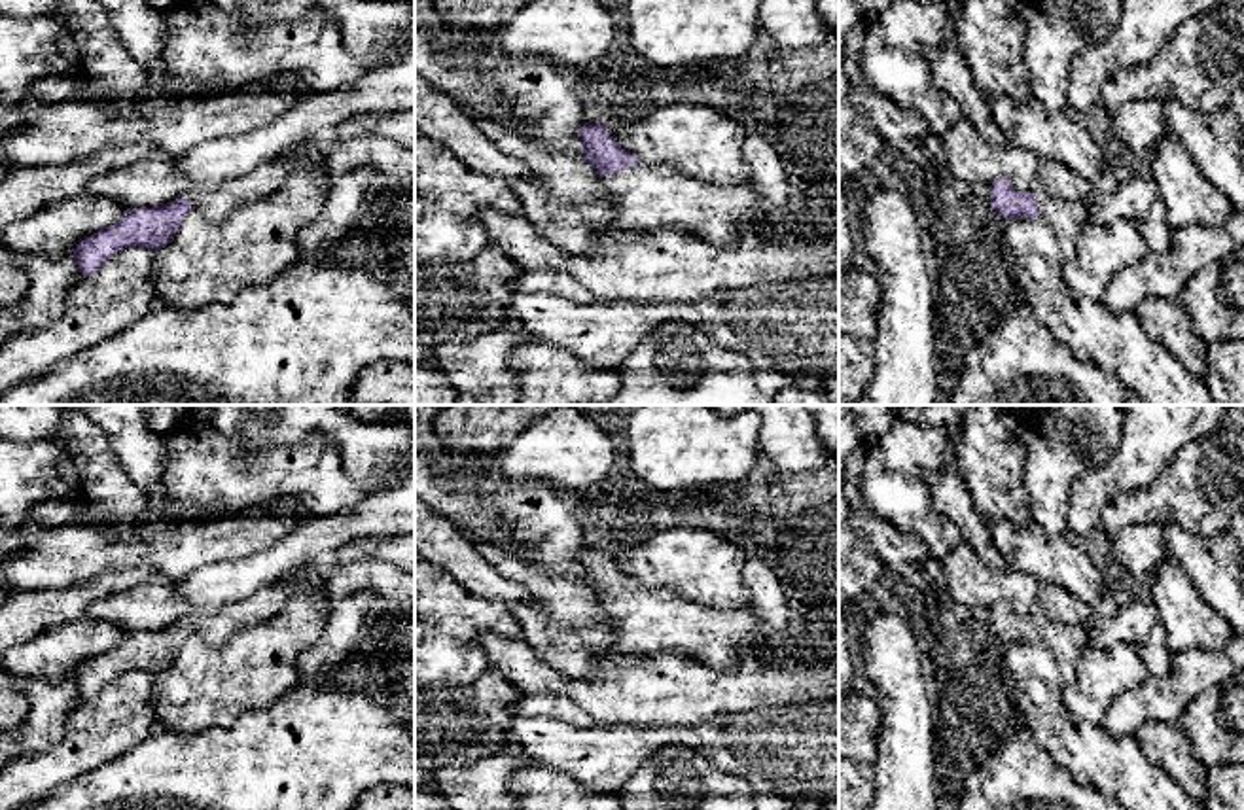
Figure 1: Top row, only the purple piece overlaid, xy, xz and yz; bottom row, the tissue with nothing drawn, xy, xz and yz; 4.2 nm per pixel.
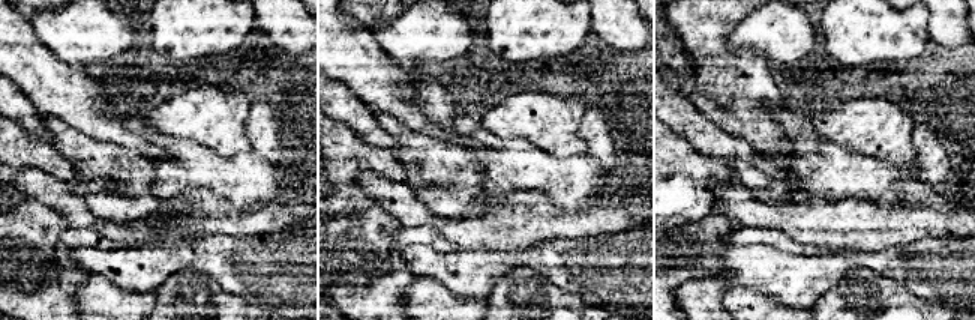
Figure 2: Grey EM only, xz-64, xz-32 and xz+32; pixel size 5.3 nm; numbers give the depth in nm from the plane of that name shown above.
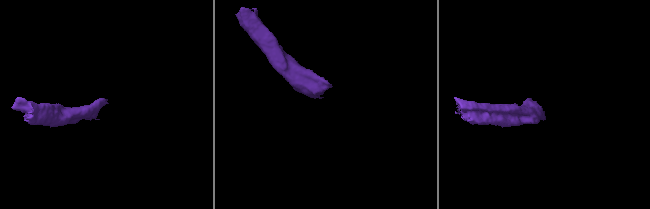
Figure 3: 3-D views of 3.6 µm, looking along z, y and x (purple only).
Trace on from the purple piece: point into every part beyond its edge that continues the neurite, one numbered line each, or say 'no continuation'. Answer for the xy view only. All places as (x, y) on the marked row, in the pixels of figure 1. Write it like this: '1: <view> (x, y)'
1: xy (214, 203)

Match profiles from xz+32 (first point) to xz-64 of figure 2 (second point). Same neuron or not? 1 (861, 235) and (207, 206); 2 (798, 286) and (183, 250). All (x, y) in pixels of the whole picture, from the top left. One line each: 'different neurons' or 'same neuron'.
1: same neuron
2: same neuron

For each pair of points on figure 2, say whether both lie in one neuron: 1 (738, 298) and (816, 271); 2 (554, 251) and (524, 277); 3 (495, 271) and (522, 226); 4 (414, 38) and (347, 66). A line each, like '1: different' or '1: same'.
1: different
2: different
3: different
4: different

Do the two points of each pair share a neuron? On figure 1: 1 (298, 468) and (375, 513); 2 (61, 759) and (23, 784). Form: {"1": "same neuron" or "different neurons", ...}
{"1": "different neurons", "2": "same neuron"}

